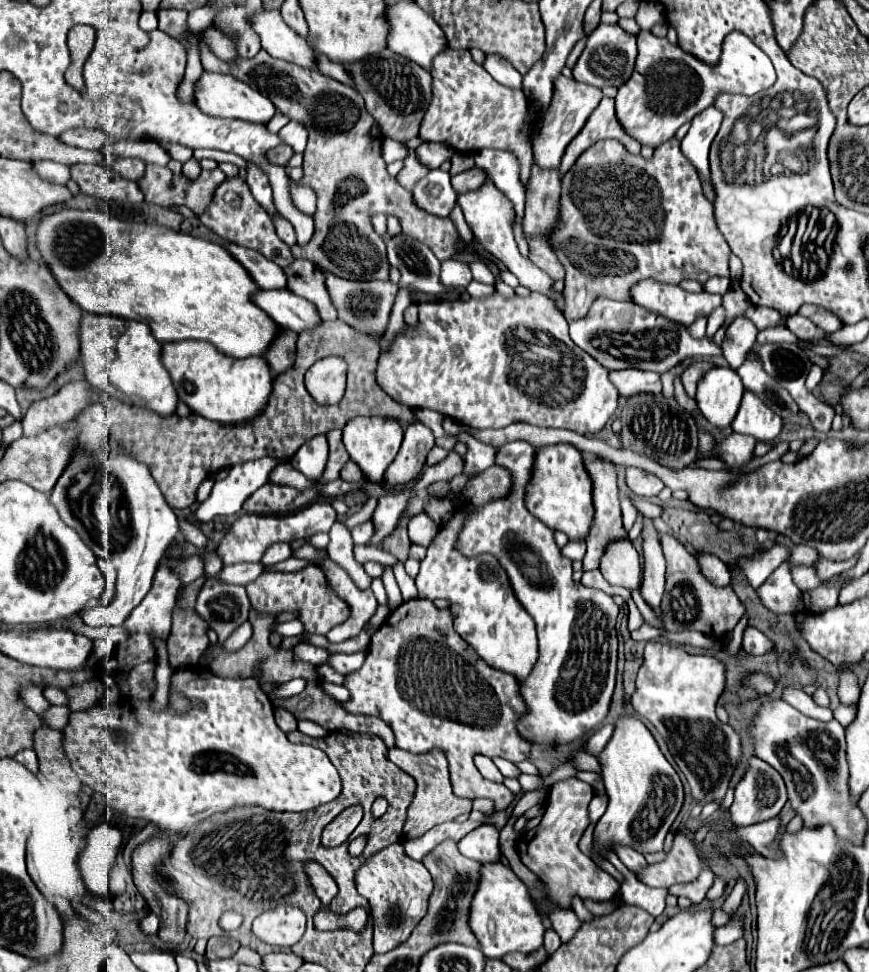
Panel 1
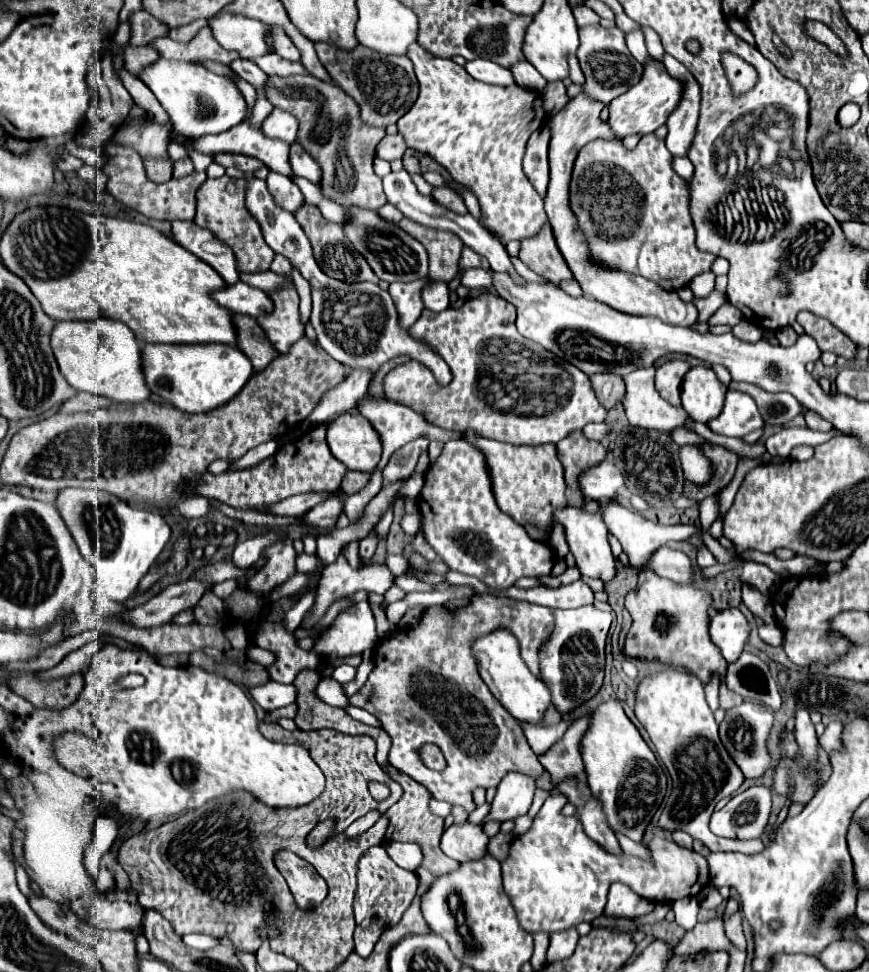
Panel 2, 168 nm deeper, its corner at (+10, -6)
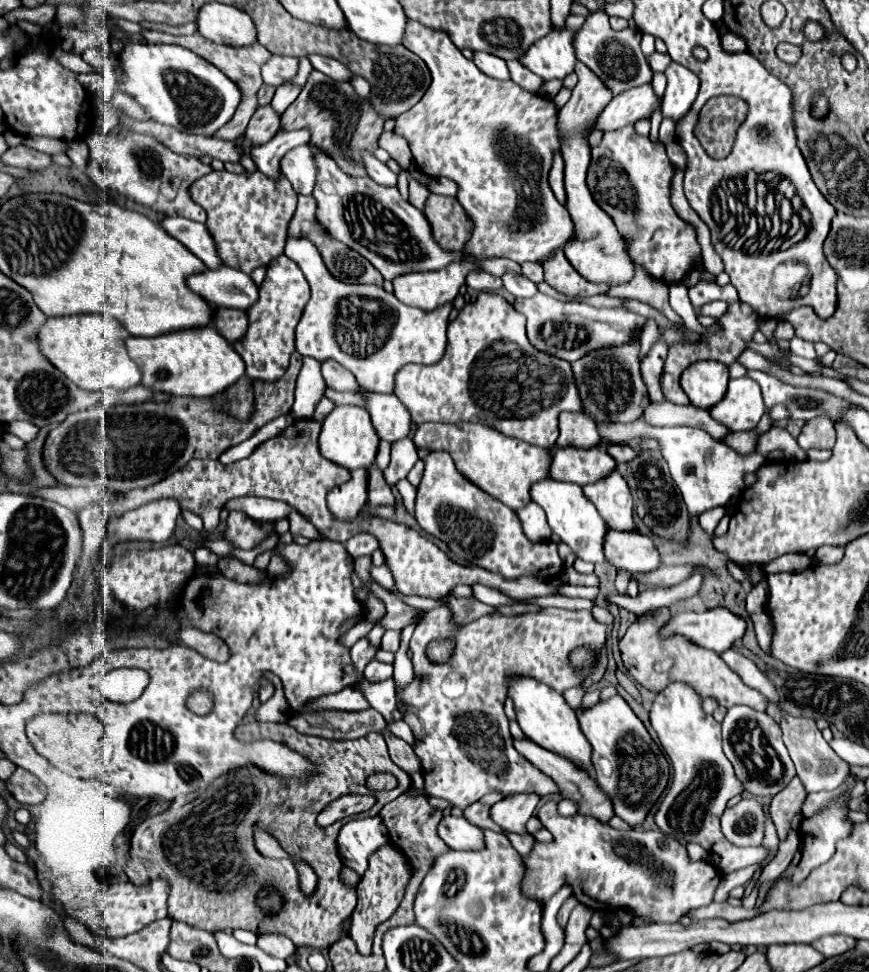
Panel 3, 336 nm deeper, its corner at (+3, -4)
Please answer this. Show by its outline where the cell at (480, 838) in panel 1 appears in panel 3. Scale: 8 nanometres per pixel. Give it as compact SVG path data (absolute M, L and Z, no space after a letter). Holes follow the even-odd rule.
M446 815L438 825L438 835L450 849L456 849L456 851L482 851L484 849L482 829L468 823L464 817Z

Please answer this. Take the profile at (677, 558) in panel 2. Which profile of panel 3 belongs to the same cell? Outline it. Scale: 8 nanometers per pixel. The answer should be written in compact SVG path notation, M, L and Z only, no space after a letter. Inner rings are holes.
M610 529L608 539L604 539L604 555L610 565L614 565L616 569L626 569L630 573L650 573L650 571L656 571L658 567L662 567L660 553L658 553L652 537L640 535L640 533L624 533L624 531Z

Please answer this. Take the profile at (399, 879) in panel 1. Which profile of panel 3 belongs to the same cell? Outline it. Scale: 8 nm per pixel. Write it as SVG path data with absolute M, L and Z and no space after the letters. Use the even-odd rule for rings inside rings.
M386 843L370 855L368 869L358 883L358 905L356 905L356 915L352 915L352 925L350 925L350 937L356 941L358 951L362 955L370 955L376 927L394 915L394 911L404 899L404 891L406 891L410 877L412 877L412 869L404 853L396 849L394 845Z

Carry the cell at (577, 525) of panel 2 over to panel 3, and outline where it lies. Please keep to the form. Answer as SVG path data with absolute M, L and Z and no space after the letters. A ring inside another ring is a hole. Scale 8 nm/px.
M544 479L540 483L534 483L530 493L532 493L532 501L538 503L546 511L548 523L562 543L566 543L584 561L606 563L604 537L608 533L608 525L580 487L576 487L574 483L560 483L554 479Z

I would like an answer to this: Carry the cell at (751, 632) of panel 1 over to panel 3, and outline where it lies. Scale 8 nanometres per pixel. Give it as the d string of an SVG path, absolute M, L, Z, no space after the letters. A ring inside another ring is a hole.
M726 607L708 609L704 613L680 613L674 615L662 631L662 635L670 633L680 633L700 647L724 653L744 637L746 619Z

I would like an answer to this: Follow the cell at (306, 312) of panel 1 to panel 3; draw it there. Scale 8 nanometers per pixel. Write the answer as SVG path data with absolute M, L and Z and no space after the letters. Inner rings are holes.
M226 265L216 271L208 269L192 275L188 287L216 307L250 309L258 301L258 287L252 283L252 277Z

